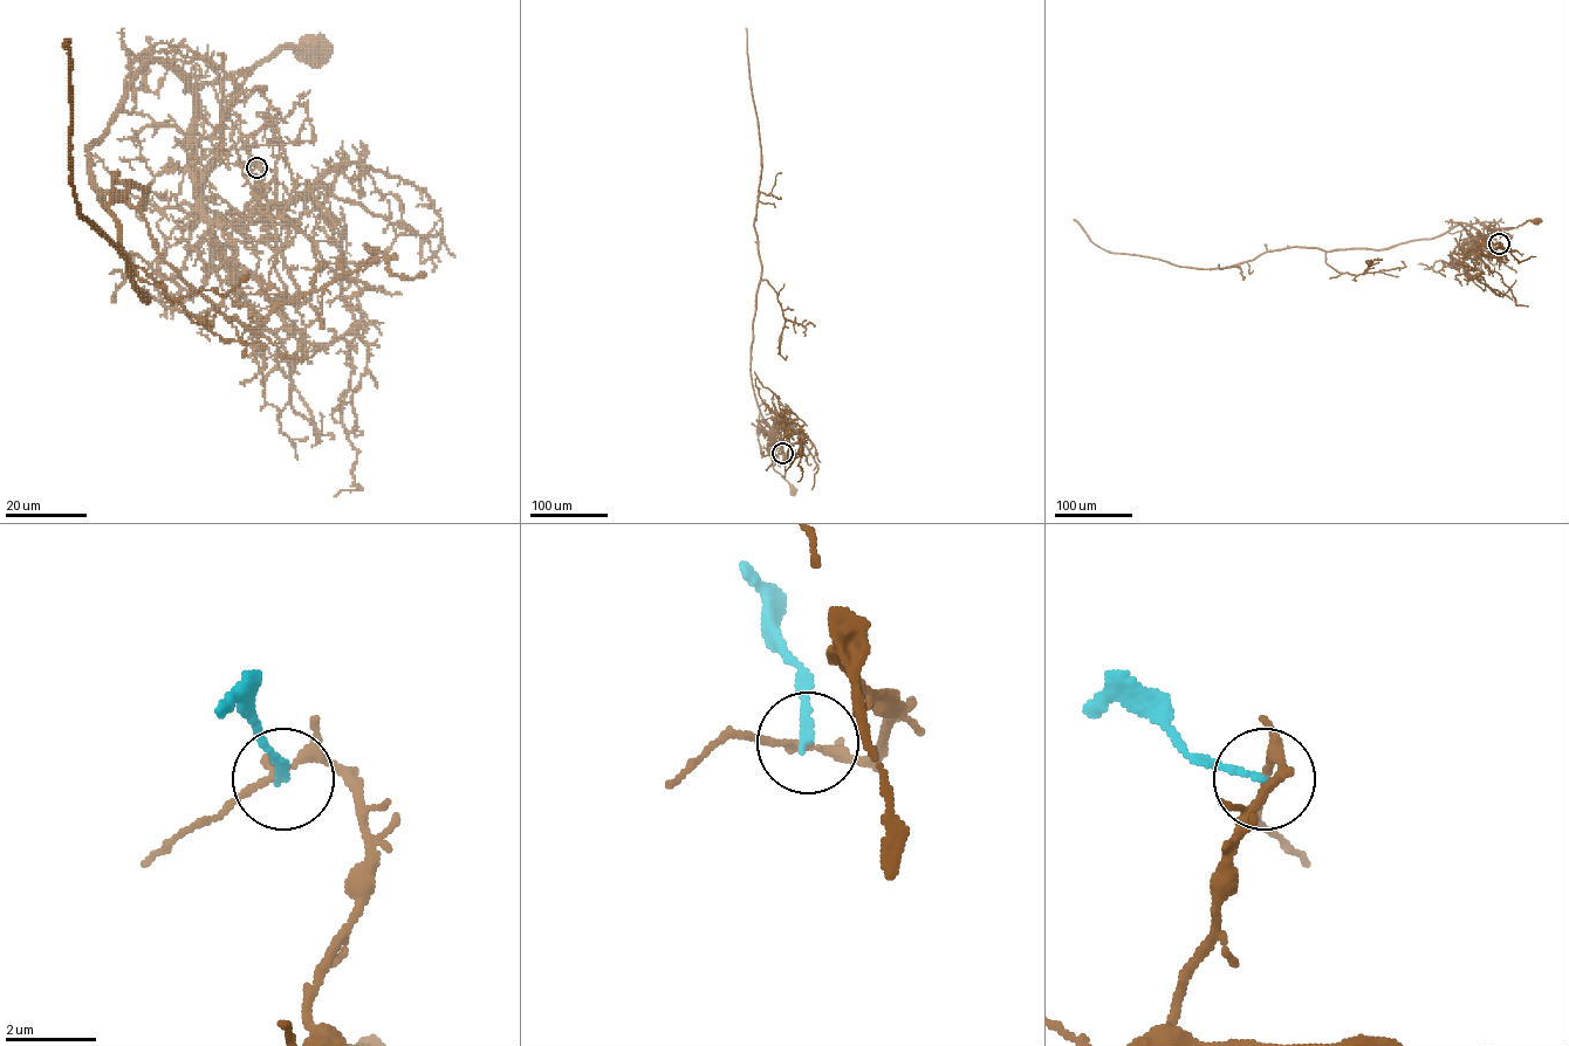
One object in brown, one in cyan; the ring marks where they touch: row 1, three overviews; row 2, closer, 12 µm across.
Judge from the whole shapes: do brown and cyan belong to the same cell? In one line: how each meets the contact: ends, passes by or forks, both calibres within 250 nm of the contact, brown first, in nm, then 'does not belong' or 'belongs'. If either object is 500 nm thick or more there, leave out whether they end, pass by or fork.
brown forks | cyan ends | 160/160 nm | does not belong

